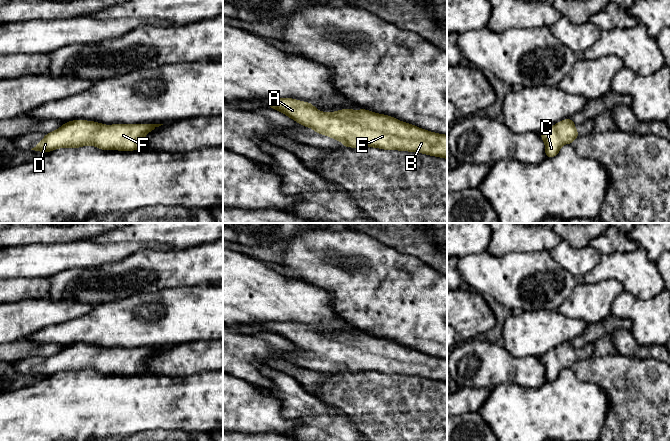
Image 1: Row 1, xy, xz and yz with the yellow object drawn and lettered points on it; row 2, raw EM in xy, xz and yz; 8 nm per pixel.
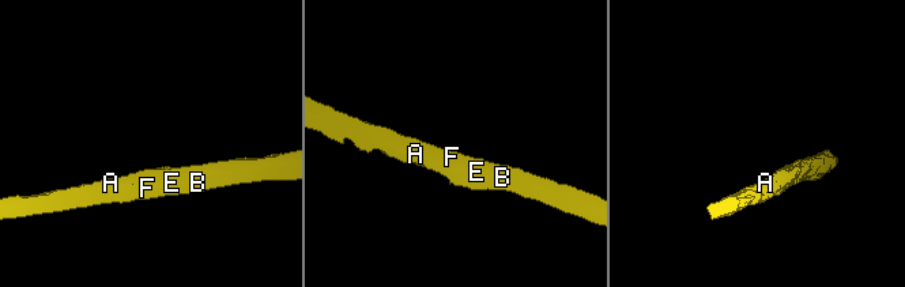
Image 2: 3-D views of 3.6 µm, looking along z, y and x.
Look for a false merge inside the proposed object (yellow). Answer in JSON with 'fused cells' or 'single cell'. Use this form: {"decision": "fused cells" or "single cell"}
{"decision": "single cell"}

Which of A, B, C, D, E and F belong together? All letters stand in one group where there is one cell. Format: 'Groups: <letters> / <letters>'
Groups: A B C D E F

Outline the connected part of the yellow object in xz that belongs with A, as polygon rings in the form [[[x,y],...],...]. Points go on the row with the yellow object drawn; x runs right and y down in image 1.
[[[292,98],[271,99],[268,106],[316,133],[342,142],[344,147],[375,147],[447,159],[447,135],[421,129],[388,115],[366,109],[326,113],[309,102]]]

